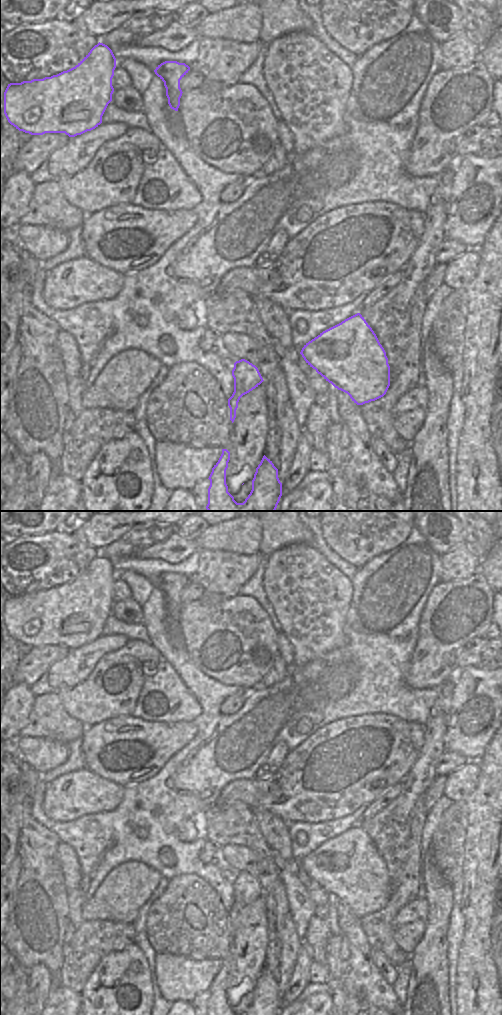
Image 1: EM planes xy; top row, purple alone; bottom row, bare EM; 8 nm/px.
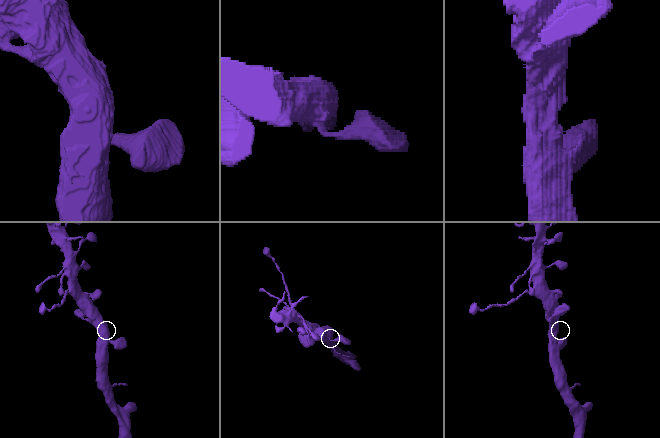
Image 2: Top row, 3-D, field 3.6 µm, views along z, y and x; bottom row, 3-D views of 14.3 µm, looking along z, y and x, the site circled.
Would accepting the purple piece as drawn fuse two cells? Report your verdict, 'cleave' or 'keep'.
keep

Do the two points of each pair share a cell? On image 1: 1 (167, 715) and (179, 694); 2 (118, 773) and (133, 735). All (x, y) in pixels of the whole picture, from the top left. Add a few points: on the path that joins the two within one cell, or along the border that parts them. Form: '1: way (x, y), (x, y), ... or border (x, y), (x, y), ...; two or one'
1: way (173, 713), (181, 705), (179, 700); one
2: way (103, 766), (97, 754), (106, 743), (117, 739); one

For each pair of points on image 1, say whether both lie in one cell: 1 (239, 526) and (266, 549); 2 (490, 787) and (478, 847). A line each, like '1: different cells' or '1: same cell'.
1: different cells
2: same cell

